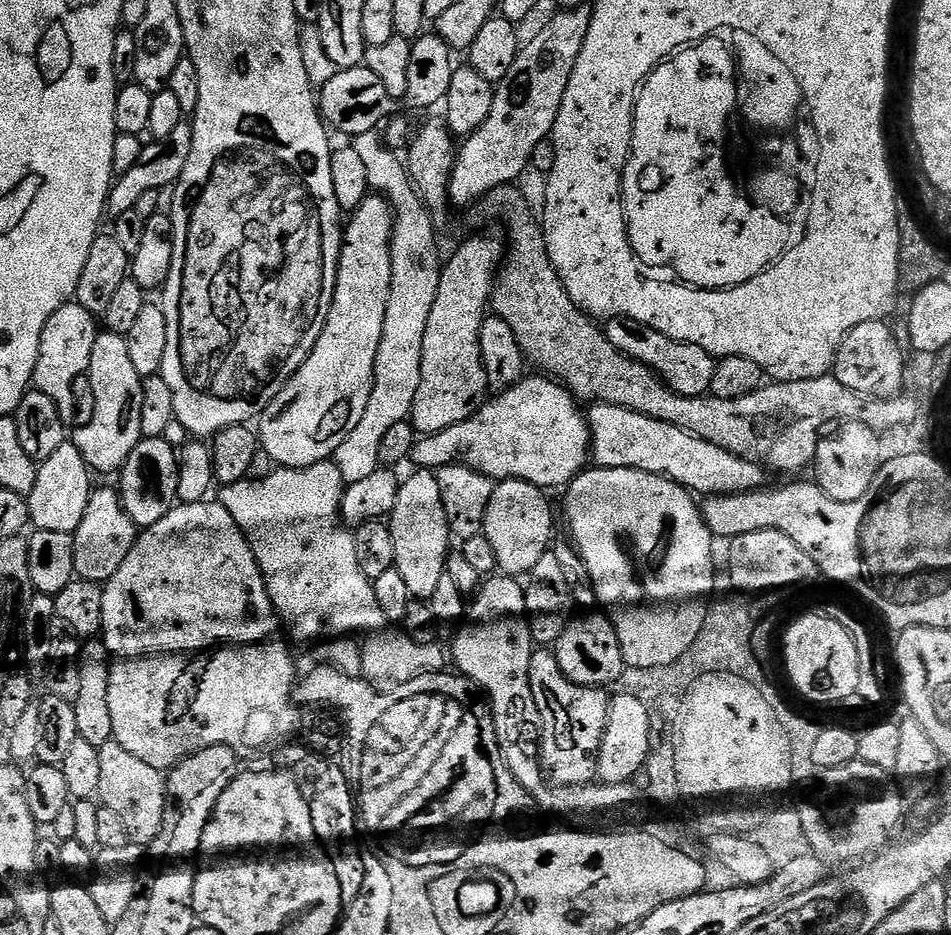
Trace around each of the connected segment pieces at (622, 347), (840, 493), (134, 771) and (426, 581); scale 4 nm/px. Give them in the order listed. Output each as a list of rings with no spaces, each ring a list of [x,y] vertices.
[[[613,316],[607,321],[608,341],[623,356],[637,360],[646,365],[650,371],[659,376],[660,381],[670,390],[683,396],[706,396],[710,393],[710,382],[714,382],[714,370],[717,357],[711,356],[702,346],[690,346],[686,342],[678,342],[674,338],[666,338],[666,334],[658,334],[650,326],[642,322],[634,322],[625,316]]]
[[[844,422],[839,427],[833,436],[825,435],[816,448],[814,480],[830,498],[838,502],[854,502],[872,491],[872,483],[884,461],[880,459],[878,434],[869,425]]]
[[[116,740],[106,742],[100,747],[98,759],[100,760],[99,803],[105,808],[114,810],[114,814],[118,814],[118,818],[122,818],[122,826],[126,826],[126,834],[131,843],[151,846],[154,838],[158,838],[158,834],[162,830],[164,811],[168,805],[168,781],[165,773],[159,768],[149,766],[146,762],[141,762],[138,758],[134,758],[134,754],[122,750],[122,746]]]
[[[416,470],[413,476],[404,476],[398,490],[398,502],[390,517],[394,538],[394,558],[398,574],[402,574],[410,594],[417,600],[431,601],[438,582],[446,575],[450,549],[448,519],[442,506],[442,490],[438,490],[435,471]]]

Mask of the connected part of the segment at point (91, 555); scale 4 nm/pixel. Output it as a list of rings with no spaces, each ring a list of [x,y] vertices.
[[[97,487],[89,498],[86,514],[82,514],[82,522],[72,537],[76,576],[103,585],[111,576],[118,574],[118,566],[126,562],[126,554],[130,554],[137,535],[136,524],[130,514],[126,514],[119,491],[115,487]]]

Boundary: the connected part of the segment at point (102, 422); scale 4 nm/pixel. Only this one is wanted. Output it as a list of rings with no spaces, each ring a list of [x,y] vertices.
[[[107,330],[101,331],[90,354],[86,381],[92,387],[92,417],[77,430],[74,442],[89,469],[119,473],[130,450],[142,438],[142,386],[144,381],[130,362],[127,339]]]

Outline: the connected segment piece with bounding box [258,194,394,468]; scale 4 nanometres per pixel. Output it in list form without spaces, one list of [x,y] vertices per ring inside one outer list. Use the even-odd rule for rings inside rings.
[[[370,194],[351,213],[342,232],[340,257],[336,267],[336,285],[330,314],[324,323],[322,334],[310,350],[306,362],[286,382],[284,389],[266,406],[258,418],[258,444],[269,455],[273,465],[281,468],[305,468],[321,464],[335,457],[338,446],[350,438],[354,426],[358,426],[366,402],[374,386],[374,362],[378,358],[378,346],[382,342],[382,326],[386,322],[386,306],[392,296],[392,205],[379,194]]]

